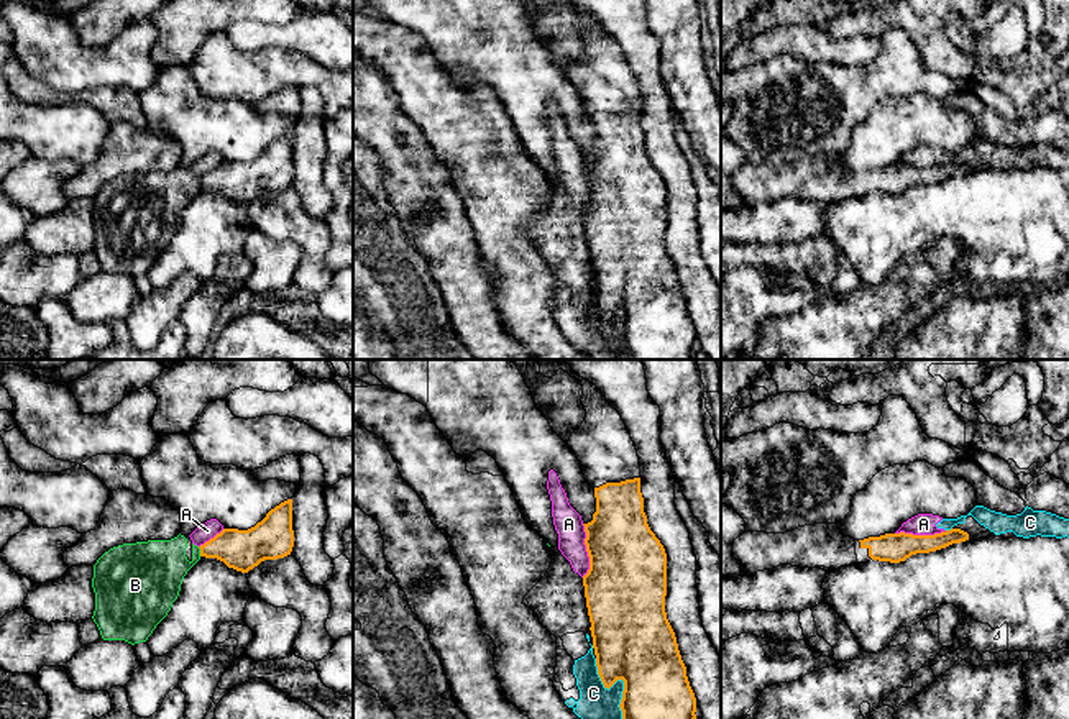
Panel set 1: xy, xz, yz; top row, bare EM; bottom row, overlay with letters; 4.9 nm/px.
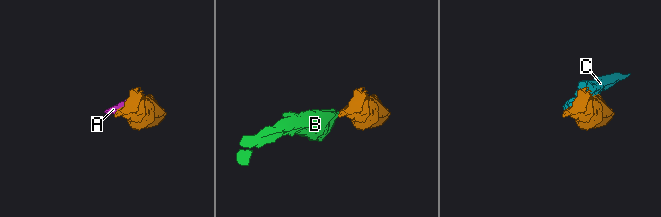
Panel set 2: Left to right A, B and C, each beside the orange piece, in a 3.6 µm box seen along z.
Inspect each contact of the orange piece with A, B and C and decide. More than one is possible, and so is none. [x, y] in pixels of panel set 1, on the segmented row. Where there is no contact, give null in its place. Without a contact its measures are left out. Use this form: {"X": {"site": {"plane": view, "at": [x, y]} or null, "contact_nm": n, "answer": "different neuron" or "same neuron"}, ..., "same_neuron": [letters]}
{"A": {"site": {"plane": "xz", "at": [587, 550]}, "contact_nm": 260, "answer": "different neuron"}, "B": {"site": {"plane": "xy", "at": [201, 552]}, "contact_nm": 50, "answer": "different neuron"}, "C": {"site": {"plane": "xz", "at": [619, 678]}, "contact_nm": 320, "answer": "different neuron"}, "same_neuron": []}

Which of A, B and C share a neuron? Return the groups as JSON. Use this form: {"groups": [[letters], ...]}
{"groups": [["A", "B", "C"]]}

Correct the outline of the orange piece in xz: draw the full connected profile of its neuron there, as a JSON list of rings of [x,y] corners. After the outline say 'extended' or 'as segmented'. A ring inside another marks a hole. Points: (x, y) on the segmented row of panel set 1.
[[[537,360],[540,374],[563,369],[583,386],[586,417],[568,440],[586,483],[594,489],[596,512],[585,525],[590,570],[583,576],[598,675],[604,688],[624,681],[622,719],[696,719],[696,698],[686,676],[675,632],[667,619],[667,553],[650,530],[640,492],[637,450],[619,412],[601,391],[563,360]]]; extended

